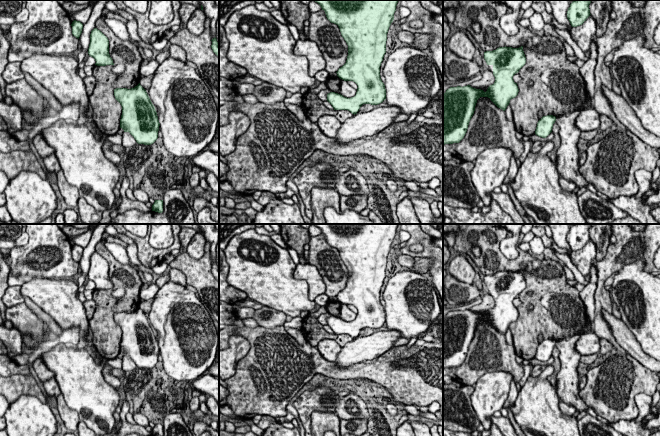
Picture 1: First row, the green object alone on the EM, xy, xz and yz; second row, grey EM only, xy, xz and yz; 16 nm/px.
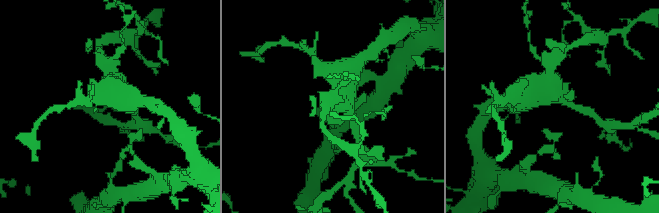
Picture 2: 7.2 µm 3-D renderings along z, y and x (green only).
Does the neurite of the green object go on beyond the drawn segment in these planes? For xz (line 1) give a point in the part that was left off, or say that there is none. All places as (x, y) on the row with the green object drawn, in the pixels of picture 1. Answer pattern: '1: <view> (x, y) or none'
1: none

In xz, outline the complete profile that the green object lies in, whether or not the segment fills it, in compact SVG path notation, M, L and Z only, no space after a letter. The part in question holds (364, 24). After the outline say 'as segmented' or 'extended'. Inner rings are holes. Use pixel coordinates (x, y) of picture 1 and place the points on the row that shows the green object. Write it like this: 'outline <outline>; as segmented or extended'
outline M312 0L325 11L327 19L336 24L348 45L346 63L338 69L337 76L357 84L354 97L347 98L330 92L327 101L334 110L348 110L357 114L363 104L378 105L386 99L385 85L381 80L380 66L386 53L387 33L394 20L398 0Z; as segmented

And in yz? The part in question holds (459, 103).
outline M523 46L499 47L484 52L487 65L493 66L495 82L486 92L467 86L450 87L443 93L443 145L459 143L465 136L477 100L488 97L498 108L506 110L519 89L513 76L525 65Z; as segmented

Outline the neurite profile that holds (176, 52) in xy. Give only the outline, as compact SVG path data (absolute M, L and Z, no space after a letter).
M171 44L171 46L168 50L170 52L170 57L180 60L180 61L183 61L183 62L187 61L186 52L180 46Z

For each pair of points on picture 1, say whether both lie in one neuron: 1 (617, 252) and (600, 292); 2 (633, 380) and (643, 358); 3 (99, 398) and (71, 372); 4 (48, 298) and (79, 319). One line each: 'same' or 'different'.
1: same
2: different
3: same
4: same

